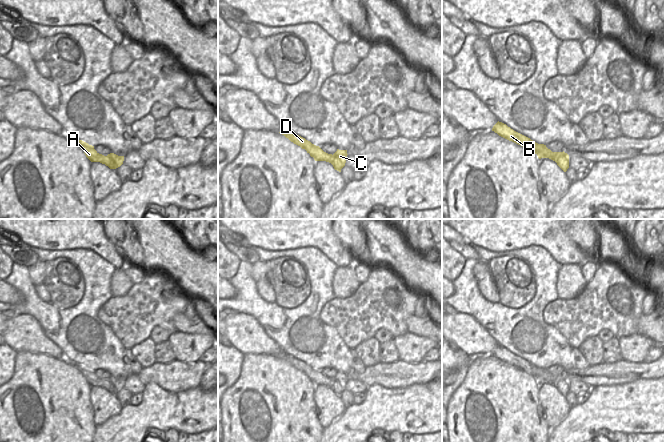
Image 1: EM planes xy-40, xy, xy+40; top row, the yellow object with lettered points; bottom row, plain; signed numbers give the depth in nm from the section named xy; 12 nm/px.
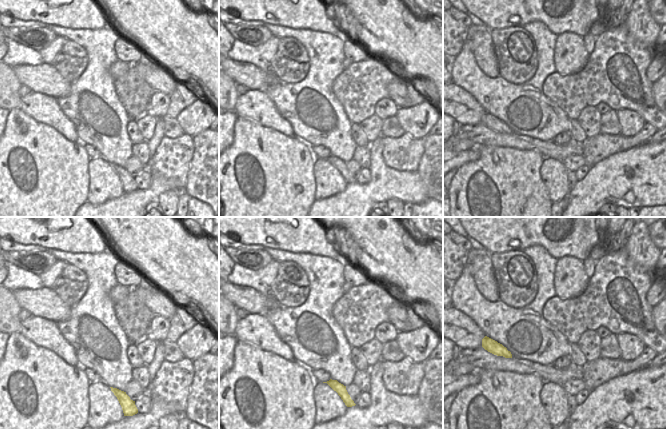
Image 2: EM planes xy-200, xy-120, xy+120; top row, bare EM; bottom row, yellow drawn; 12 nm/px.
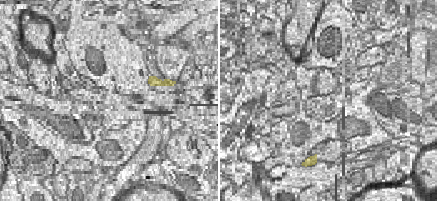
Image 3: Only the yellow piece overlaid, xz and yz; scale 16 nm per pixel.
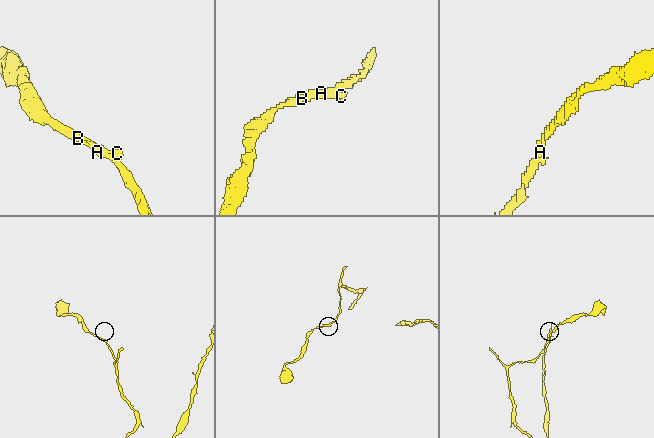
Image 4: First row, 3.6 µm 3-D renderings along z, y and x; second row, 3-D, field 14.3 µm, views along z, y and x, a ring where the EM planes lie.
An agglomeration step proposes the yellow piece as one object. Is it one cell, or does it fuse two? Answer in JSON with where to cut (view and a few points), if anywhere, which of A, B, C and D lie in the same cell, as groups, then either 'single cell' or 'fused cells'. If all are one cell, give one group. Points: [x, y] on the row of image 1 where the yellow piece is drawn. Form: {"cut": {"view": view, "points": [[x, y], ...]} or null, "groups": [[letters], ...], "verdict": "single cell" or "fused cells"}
{"cut": null, "groups": [["A", "B", "C", "D"]], "verdict": "single cell"}

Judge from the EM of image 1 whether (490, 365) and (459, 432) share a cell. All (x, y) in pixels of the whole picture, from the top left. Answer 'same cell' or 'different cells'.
same cell

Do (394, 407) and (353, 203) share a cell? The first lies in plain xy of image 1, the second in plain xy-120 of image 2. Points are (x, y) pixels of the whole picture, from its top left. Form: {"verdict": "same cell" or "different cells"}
{"verdict": "same cell"}

